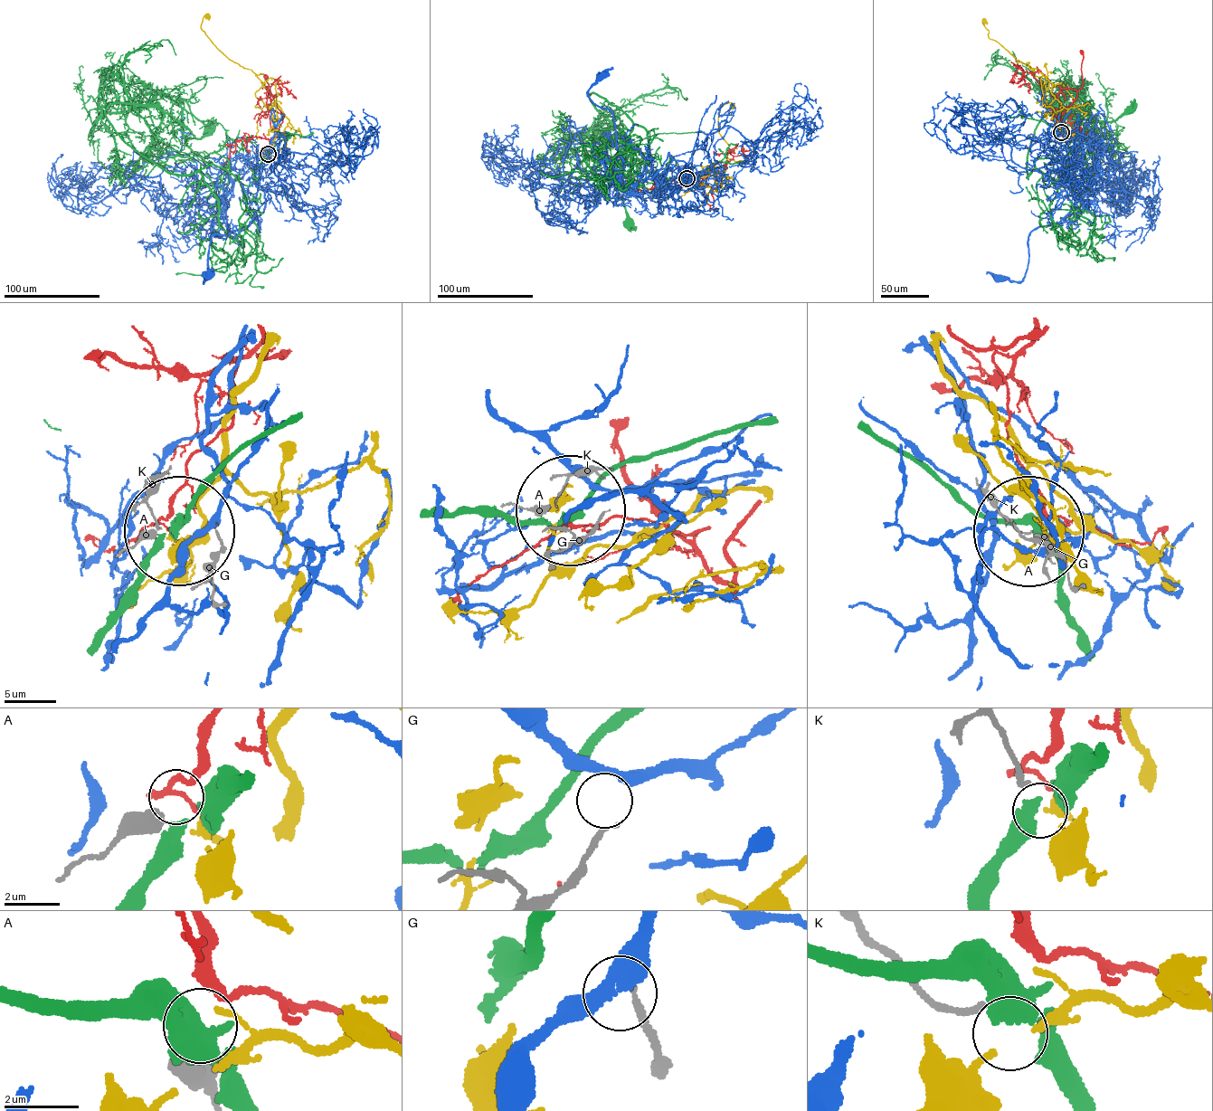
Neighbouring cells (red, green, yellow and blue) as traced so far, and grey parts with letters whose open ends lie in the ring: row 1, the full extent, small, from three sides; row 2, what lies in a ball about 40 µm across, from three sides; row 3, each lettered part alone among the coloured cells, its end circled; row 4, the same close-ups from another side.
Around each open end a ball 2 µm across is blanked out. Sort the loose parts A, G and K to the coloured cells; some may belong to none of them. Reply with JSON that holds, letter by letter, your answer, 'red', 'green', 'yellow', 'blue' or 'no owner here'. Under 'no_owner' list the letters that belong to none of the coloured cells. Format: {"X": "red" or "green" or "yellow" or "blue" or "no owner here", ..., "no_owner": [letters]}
{"A": "red", "G": "blue", "K": "yellow", "no_owner": []}

